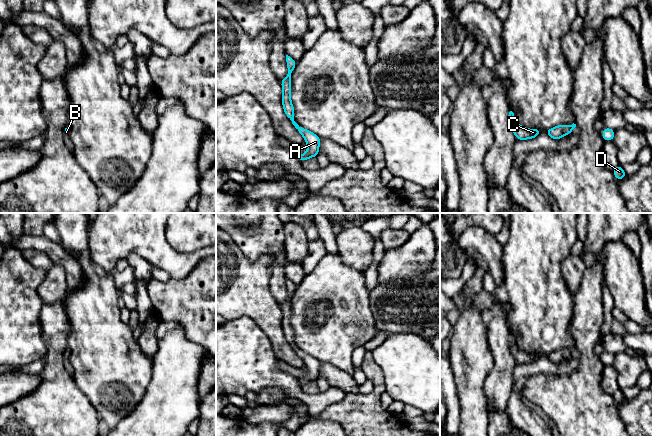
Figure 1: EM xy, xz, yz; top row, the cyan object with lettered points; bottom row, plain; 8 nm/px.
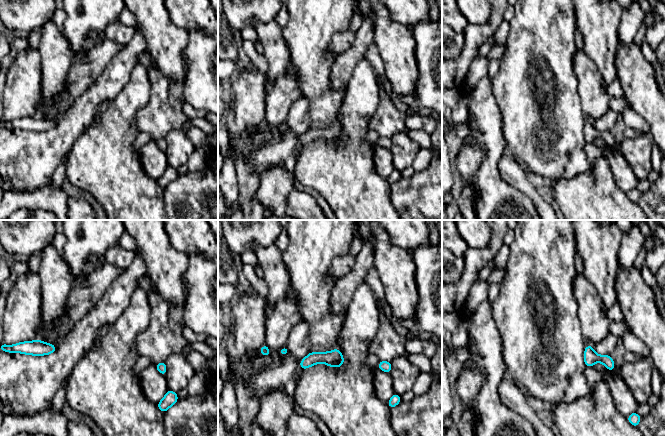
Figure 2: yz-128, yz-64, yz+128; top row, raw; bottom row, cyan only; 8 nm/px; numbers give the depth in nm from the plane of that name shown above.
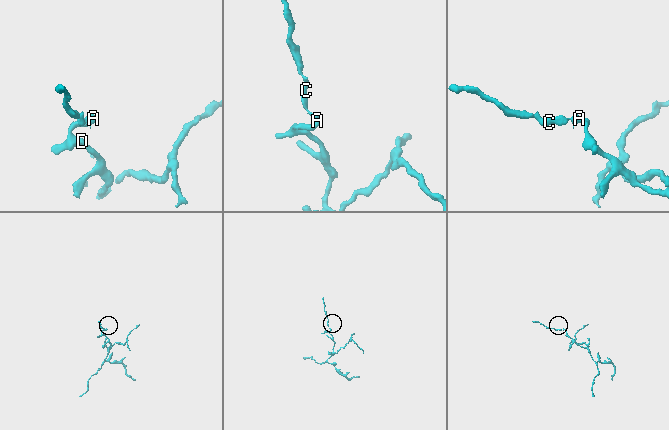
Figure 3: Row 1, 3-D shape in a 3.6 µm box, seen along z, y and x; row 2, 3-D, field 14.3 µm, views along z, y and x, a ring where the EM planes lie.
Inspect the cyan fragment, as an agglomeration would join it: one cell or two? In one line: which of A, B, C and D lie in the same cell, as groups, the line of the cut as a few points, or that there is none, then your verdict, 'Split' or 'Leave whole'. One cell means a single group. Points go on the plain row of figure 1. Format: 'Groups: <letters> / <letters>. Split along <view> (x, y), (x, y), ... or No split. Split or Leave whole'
Groups: A B C D. No split. Leave whole

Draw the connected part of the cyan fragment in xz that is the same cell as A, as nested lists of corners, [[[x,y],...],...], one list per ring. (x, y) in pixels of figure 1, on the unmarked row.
[[[286,279],[286,286],[288,291],[288,297],[287,300],[283,304],[281,304],[281,310],[283,313],[282,328],[286,340],[292,345],[292,348],[295,350],[297,355],[304,361],[305,366],[308,369],[308,374],[306,377],[297,378],[298,384],[300,385],[300,387],[302,387],[304,384],[316,381],[318,379],[321,362],[318,359],[312,357],[311,355],[308,355],[303,351],[299,350],[294,345],[294,331],[291,326],[290,318],[292,313],[291,298],[296,290],[297,285]]]

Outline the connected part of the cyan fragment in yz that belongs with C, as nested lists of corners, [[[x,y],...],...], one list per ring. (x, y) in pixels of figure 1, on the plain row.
[[[512,335],[509,336],[508,344],[517,364],[533,363],[542,356],[541,353],[527,353],[519,349]]]

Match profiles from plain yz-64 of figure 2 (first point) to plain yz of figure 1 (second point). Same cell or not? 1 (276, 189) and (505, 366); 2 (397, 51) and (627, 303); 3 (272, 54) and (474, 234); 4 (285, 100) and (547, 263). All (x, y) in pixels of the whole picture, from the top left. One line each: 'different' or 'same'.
1: same
2: same
3: same
4: different

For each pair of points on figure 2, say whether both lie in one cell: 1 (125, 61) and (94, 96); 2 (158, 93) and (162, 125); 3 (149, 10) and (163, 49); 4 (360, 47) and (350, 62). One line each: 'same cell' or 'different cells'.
1: same cell
2: same cell
3: same cell
4: same cell

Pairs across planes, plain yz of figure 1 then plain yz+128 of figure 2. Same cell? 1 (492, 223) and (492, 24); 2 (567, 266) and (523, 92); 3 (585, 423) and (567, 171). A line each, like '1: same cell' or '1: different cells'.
1: same cell
2: different cells
3: different cells

